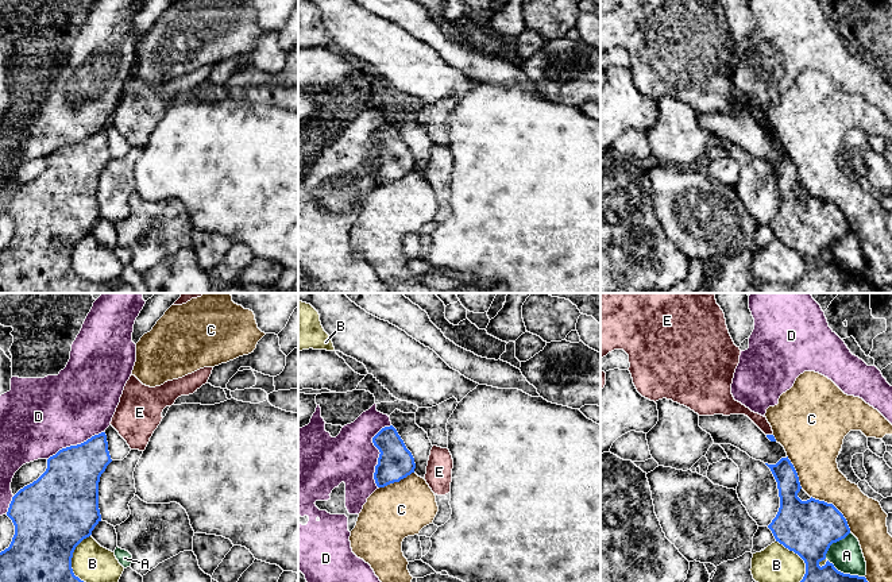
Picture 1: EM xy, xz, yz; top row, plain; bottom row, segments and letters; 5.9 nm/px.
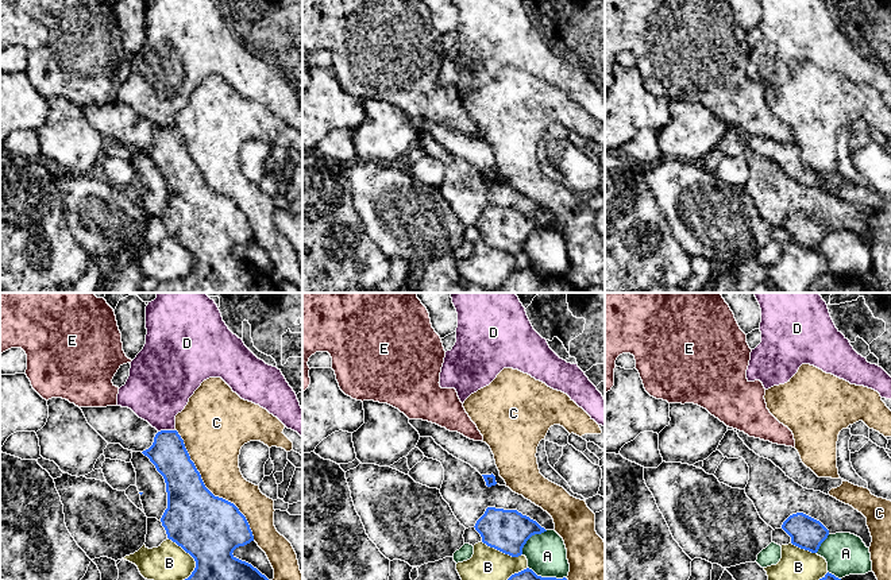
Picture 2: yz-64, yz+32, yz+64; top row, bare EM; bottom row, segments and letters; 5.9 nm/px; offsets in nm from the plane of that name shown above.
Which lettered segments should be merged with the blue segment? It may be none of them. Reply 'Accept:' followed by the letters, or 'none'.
Accept: none

